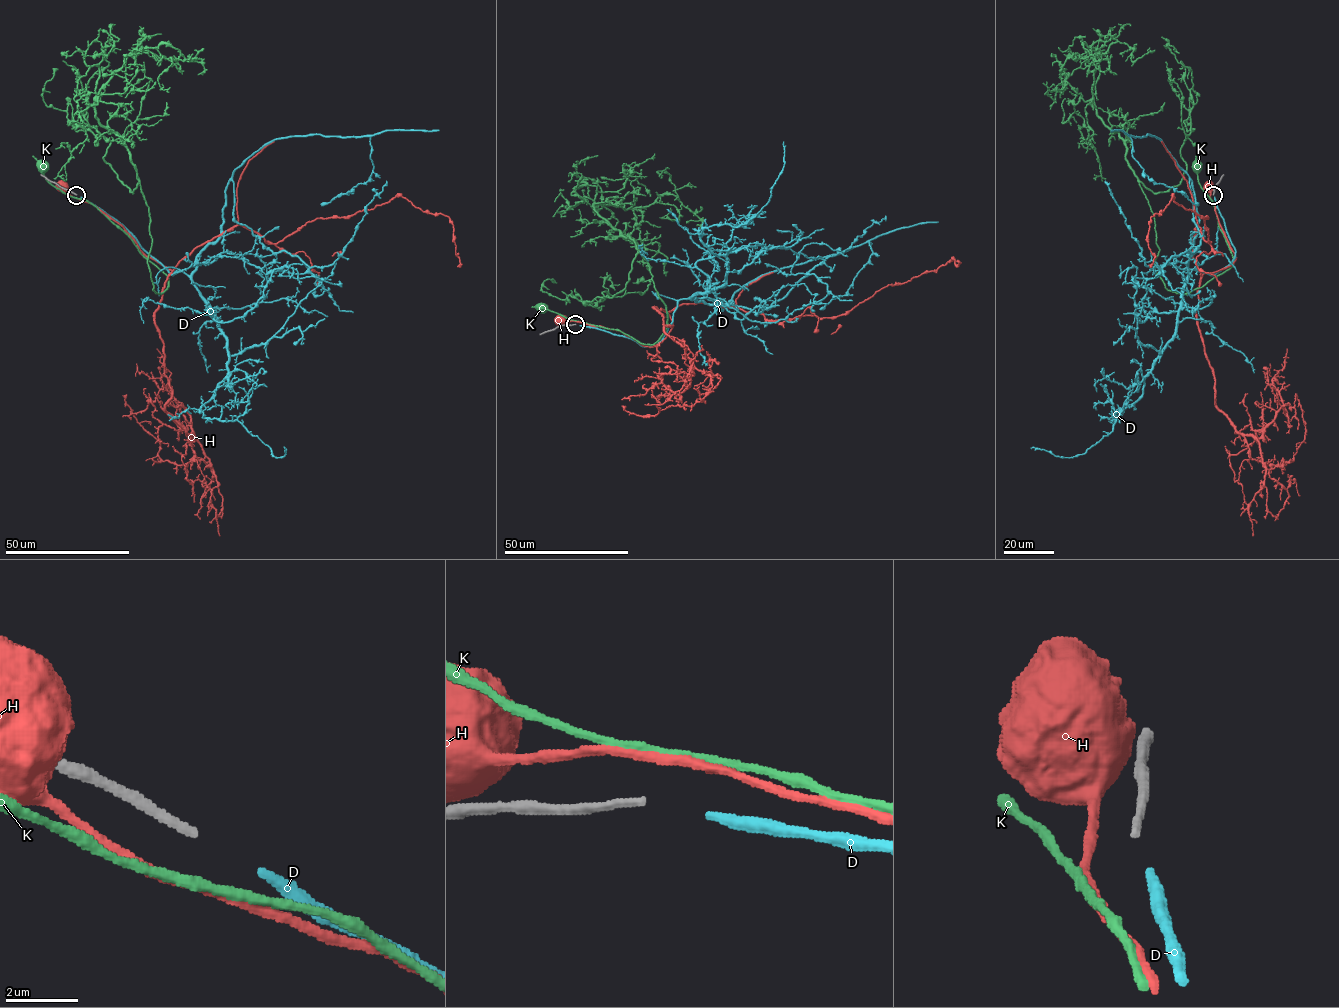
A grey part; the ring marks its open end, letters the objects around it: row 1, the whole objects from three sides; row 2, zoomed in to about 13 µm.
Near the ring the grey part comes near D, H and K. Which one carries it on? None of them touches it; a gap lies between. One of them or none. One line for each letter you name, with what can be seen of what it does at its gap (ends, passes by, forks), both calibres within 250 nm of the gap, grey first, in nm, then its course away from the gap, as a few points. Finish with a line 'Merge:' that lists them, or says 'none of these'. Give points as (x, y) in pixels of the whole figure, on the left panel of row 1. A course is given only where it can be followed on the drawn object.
D: it ends; calibres 240 and 280 nm; course (81, 197), (172, 274), (190, 275), (220, 234), (233, 172), (264, 145), (369, 137), (370, 178), (321, 205)
Merge: D

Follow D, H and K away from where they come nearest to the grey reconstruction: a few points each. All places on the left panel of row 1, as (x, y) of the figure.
D: (81, 197), (172, 274), (190, 275), (220, 234), (233, 172), (264, 145), (369, 137), (370, 178), (321, 205)
H: (76, 198), (61, 186)
K: (75, 197), (54, 187), (43, 175), (44, 166)

